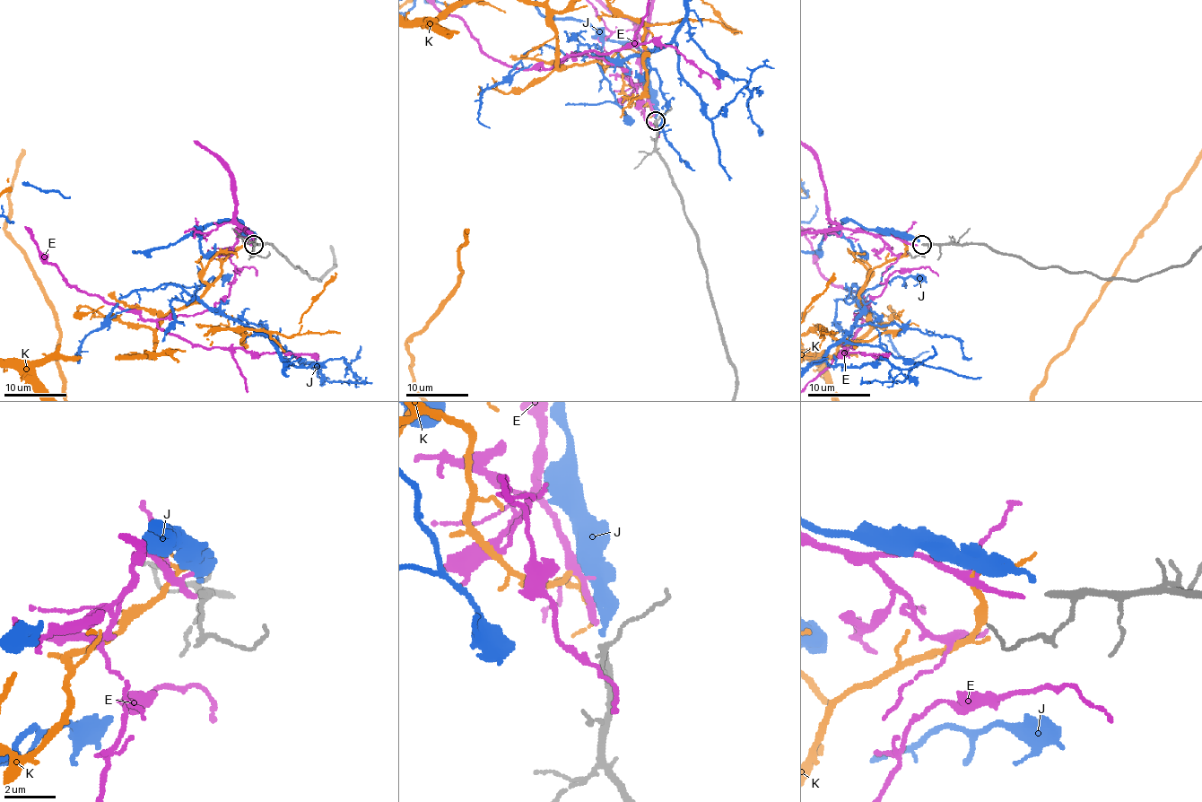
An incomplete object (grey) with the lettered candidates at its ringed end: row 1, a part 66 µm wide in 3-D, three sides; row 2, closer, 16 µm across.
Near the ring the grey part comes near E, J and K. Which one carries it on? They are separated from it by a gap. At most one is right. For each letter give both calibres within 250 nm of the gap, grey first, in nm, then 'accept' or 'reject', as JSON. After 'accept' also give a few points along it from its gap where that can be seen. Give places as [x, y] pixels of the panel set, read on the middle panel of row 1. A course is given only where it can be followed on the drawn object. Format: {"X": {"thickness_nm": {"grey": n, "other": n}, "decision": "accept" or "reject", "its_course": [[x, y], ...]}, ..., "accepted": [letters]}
{"E": {"thickness_nm": {"grey": 240, "other": 200}, "decision": "accept"}, "J": {"thickness_nm": {"grey": 240, "other": 240}, "decision": "reject"}, "K": {"thickness_nm": {"grey": 240, "other": 200}, "decision": "reject"}, "accepted": ["E"]}

